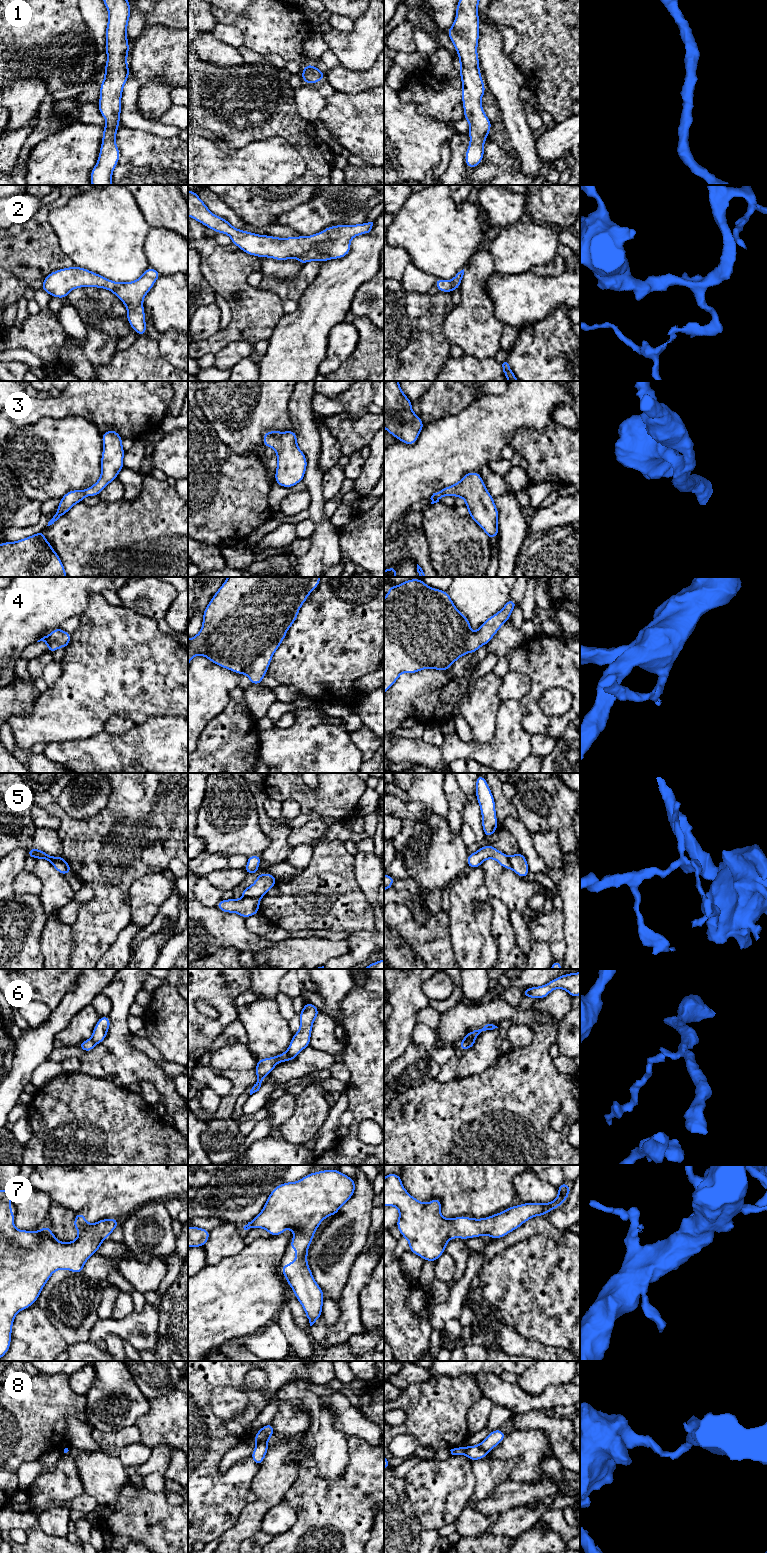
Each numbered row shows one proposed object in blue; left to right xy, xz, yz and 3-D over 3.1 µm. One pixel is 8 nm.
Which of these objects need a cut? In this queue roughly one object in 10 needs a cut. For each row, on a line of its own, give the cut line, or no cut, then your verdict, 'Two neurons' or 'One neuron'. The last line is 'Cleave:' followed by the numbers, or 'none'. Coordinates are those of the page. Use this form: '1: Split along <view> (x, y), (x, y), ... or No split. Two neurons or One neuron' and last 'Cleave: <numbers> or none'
1: No split. One neuron
2: No split. One neuron
3: No split. One neuron
4: No split. One neuron
5: Split along xz (244, 896), (259, 898). Two neurons
6: Split along yz (475, 1038), (463, 1040). Two neurons
7: No split. One neuron
8: Split along xz (264, 1440), (257, 1443). Two neurons
Cleave: 5, 6, 8

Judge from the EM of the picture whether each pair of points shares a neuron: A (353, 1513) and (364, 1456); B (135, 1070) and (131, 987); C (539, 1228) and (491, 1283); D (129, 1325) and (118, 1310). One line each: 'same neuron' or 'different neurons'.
A: same neuron
B: same neuron
C: different neurons
D: different neurons

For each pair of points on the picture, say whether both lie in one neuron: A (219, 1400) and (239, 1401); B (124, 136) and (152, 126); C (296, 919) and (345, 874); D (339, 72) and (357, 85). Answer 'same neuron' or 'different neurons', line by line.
A: same neuron
B: different neurons
C: same neuron
D: same neuron

